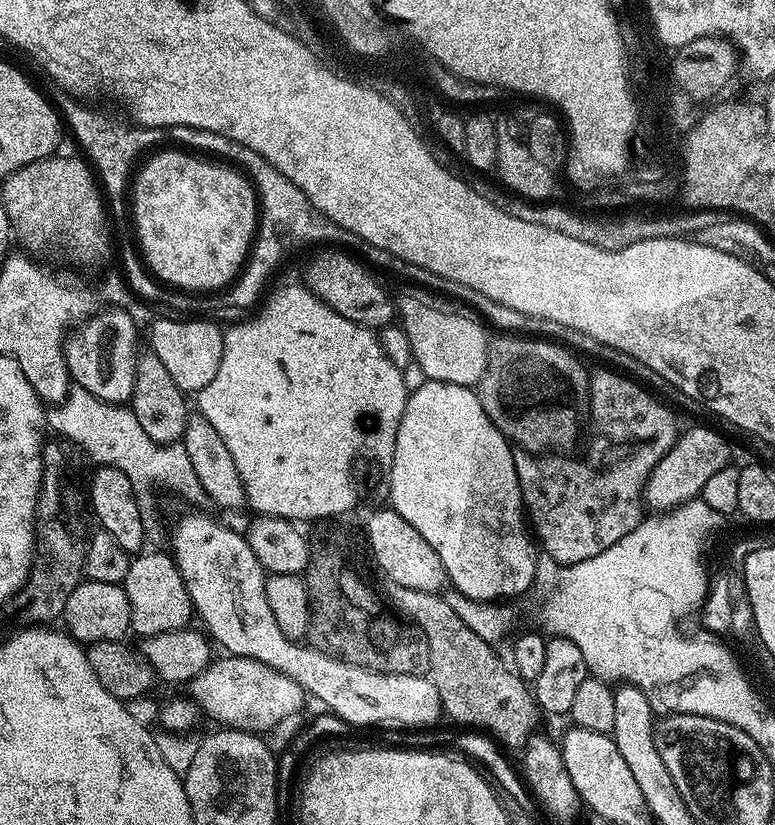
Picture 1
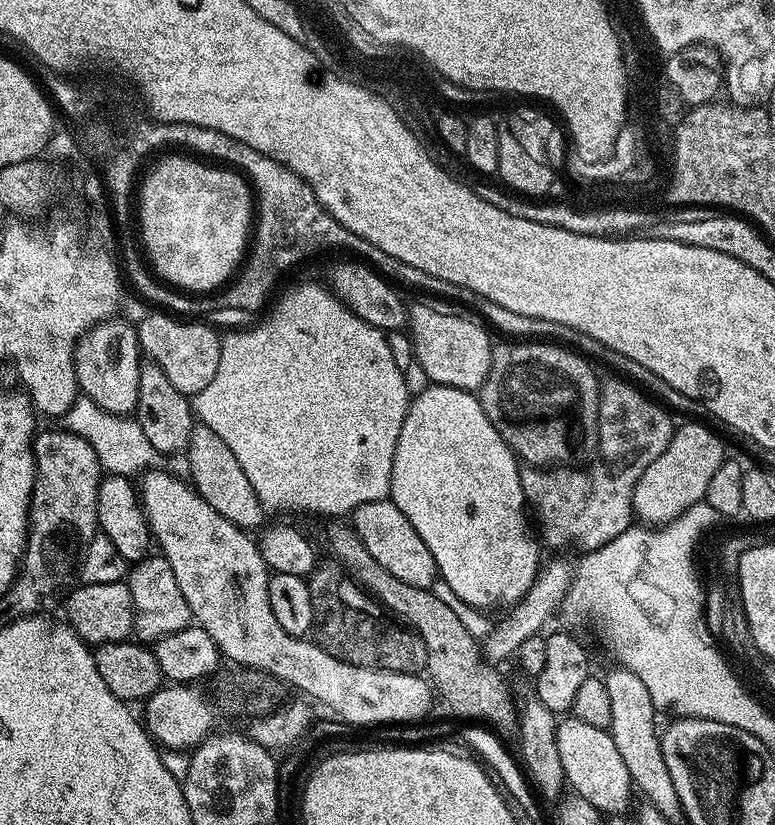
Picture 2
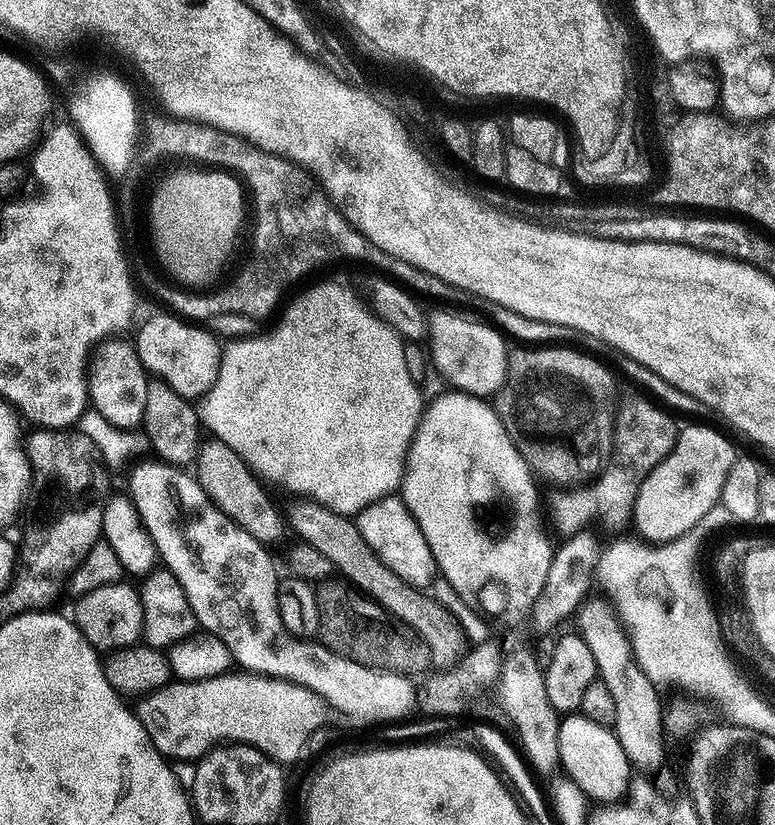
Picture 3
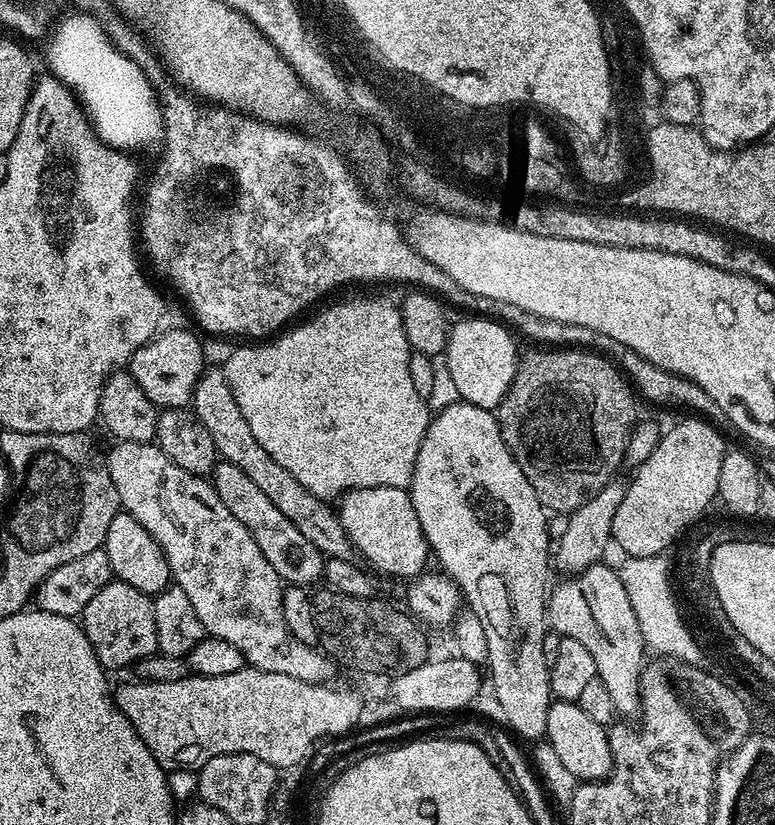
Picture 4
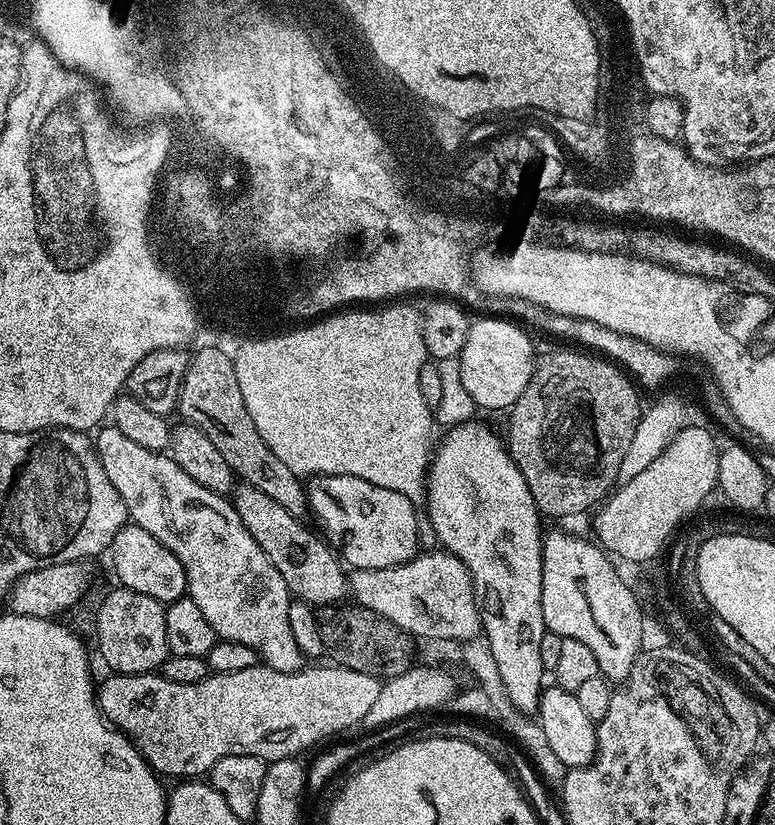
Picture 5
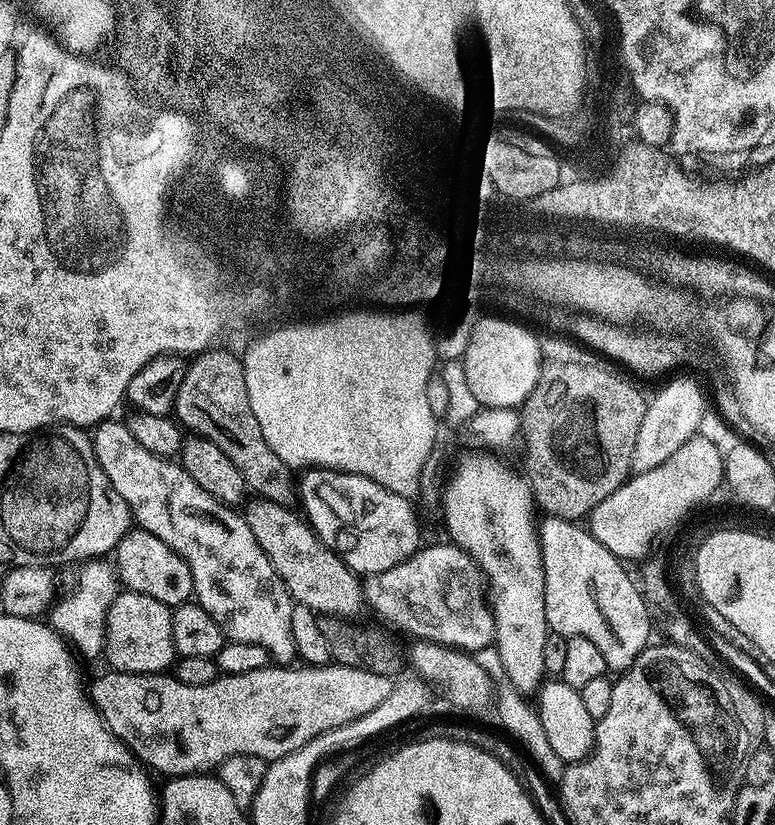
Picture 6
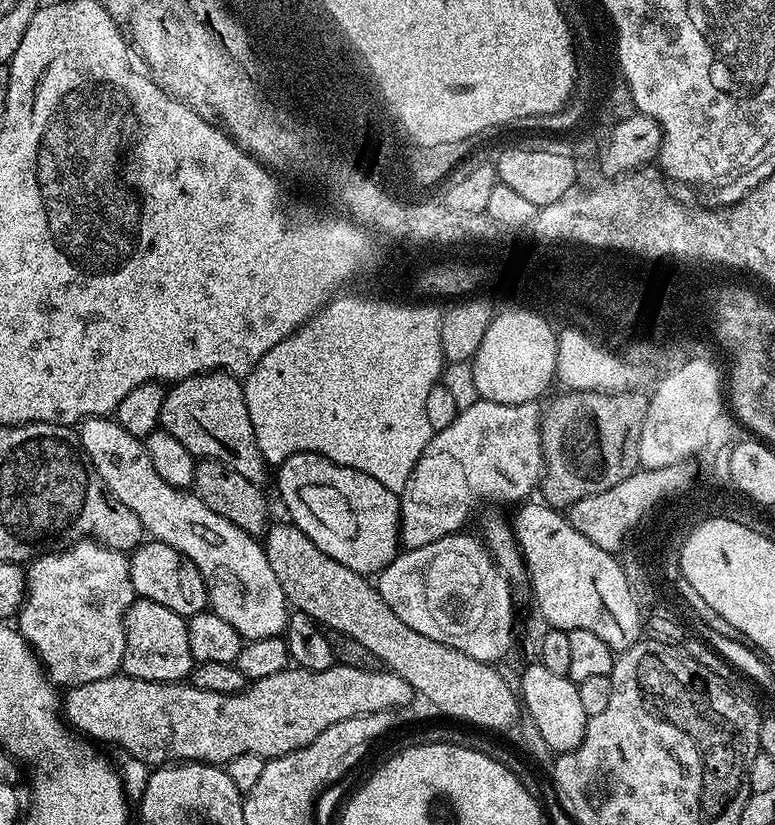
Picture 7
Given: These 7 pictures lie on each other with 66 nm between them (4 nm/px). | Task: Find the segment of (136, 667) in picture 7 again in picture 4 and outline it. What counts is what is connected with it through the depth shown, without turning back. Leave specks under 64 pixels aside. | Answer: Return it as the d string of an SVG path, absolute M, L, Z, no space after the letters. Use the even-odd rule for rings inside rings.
M118 579L102 586L82 613L82 627L94 654L105 670L131 669L139 660L155 656L158 652L158 630L154 630L153 597L126 586Z

